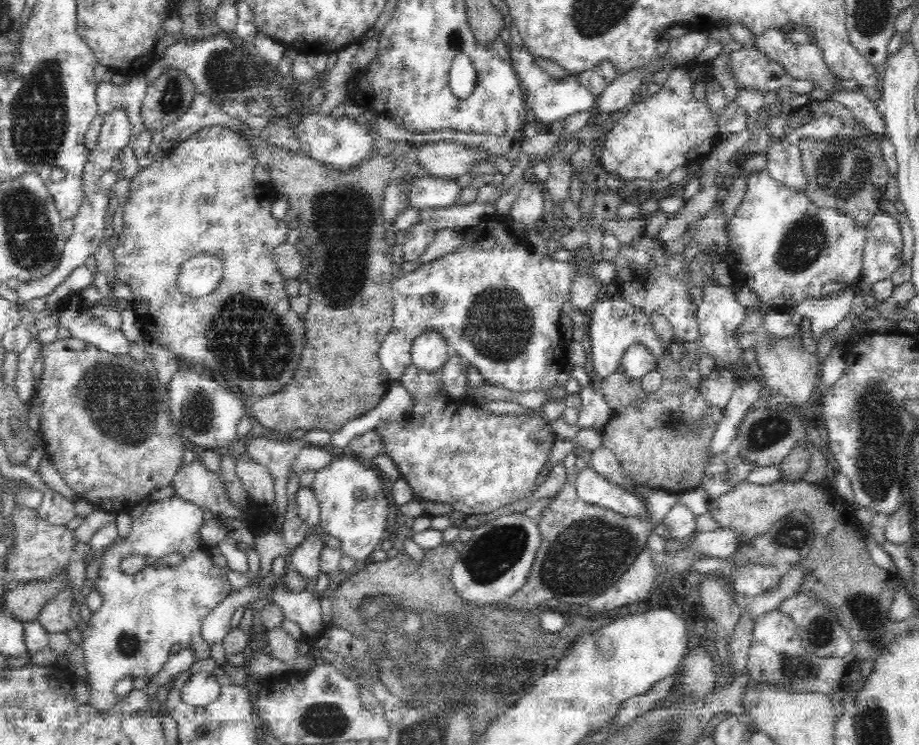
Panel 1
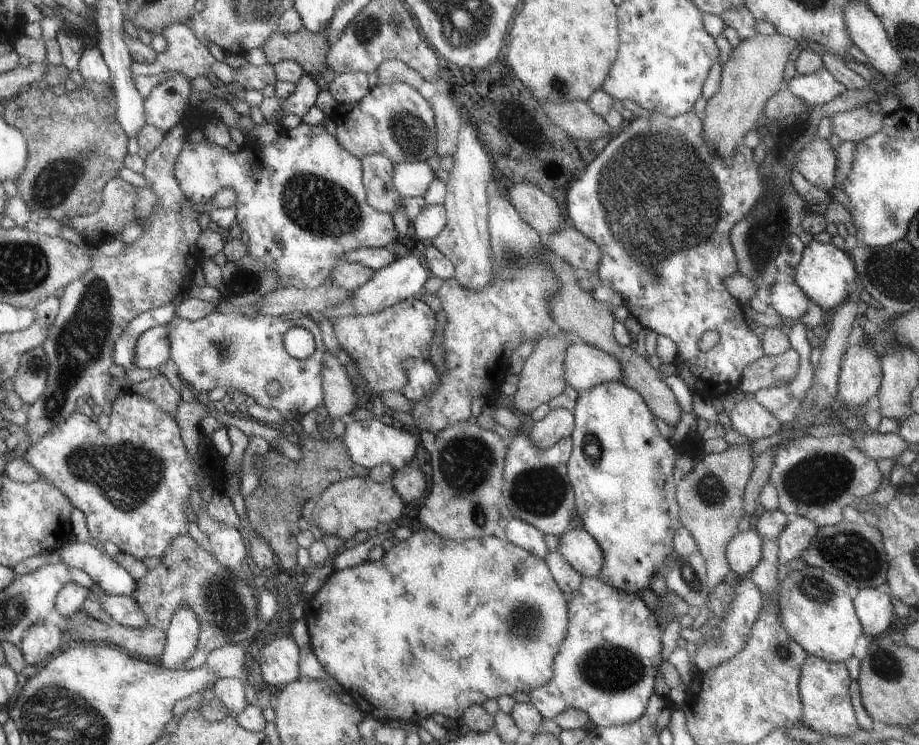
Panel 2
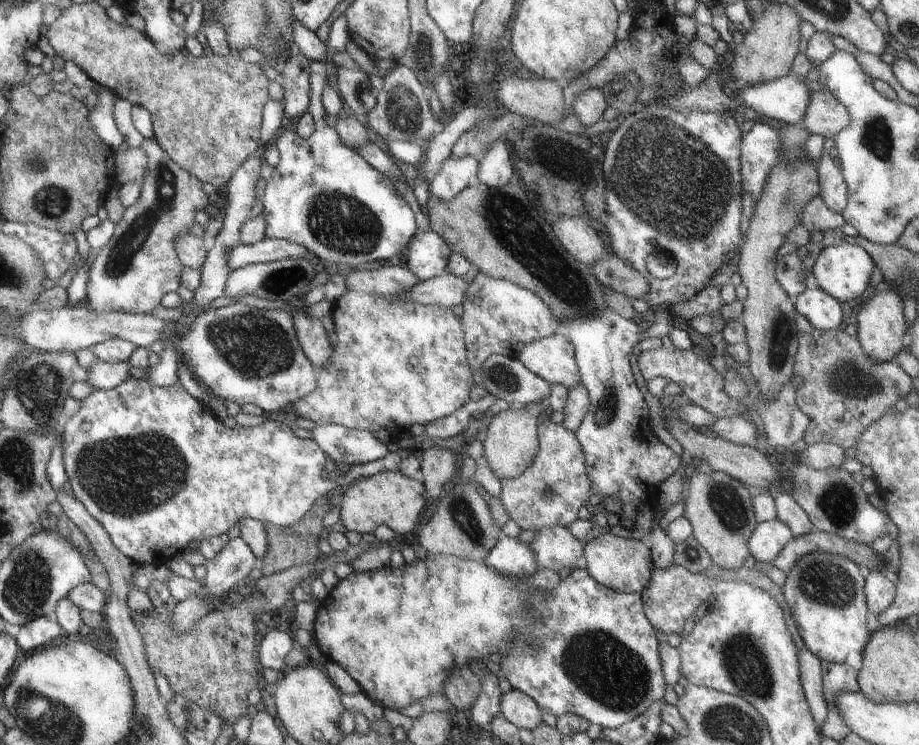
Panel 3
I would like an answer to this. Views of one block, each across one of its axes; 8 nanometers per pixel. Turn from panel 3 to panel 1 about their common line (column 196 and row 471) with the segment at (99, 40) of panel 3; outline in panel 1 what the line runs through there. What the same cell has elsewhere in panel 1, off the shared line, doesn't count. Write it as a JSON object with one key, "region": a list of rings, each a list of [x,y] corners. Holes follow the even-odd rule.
{"region":[[[76,338],[42,344],[42,356],[44,372],[42,388],[38,390],[38,396],[42,398],[42,414],[38,434],[46,456],[62,476],[64,484],[72,488],[80,500],[110,514],[130,514],[152,490],[172,486],[188,442],[182,438],[180,426],[172,420],[168,388],[152,378],[142,364],[134,362],[132,356],[106,354]]]}

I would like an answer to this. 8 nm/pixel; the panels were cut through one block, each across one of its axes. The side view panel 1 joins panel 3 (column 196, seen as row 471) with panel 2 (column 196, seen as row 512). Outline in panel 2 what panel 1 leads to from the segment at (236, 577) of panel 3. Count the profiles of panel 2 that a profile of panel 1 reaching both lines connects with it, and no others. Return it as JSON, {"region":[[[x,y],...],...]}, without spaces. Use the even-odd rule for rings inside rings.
{"region":[[[177,606],[165,628],[165,646],[159,656],[163,668],[181,670],[183,662],[193,654],[199,640],[199,622],[189,606]]]}

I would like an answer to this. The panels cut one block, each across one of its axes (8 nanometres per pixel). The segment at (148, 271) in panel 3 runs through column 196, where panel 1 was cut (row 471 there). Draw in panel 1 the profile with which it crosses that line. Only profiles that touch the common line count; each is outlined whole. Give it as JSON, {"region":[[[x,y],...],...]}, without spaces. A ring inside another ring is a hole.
{"region":[[[192,462],[190,466],[180,466],[180,470],[178,470],[178,474],[176,474],[176,478],[174,478],[174,482],[172,482],[172,488],[174,488],[174,492],[176,492],[176,496],[178,498],[182,498],[182,500],[188,500],[188,502],[192,502],[192,504],[196,504],[196,506],[200,506],[204,512],[208,510],[208,512],[212,512],[214,514],[214,518],[218,518],[218,520],[242,520],[248,528],[250,528],[250,532],[254,534],[254,536],[258,536],[258,532],[262,530],[262,528],[272,528],[272,524],[274,524],[274,520],[272,520],[272,510],[268,510],[266,506],[256,506],[256,502],[252,502],[250,500],[250,506],[248,506],[248,510],[242,514],[234,504],[232,504],[232,500],[228,500],[226,498],[226,488],[224,488],[224,478],[222,478],[222,474],[220,476],[216,476],[214,472],[210,472],[202,462]]]}

